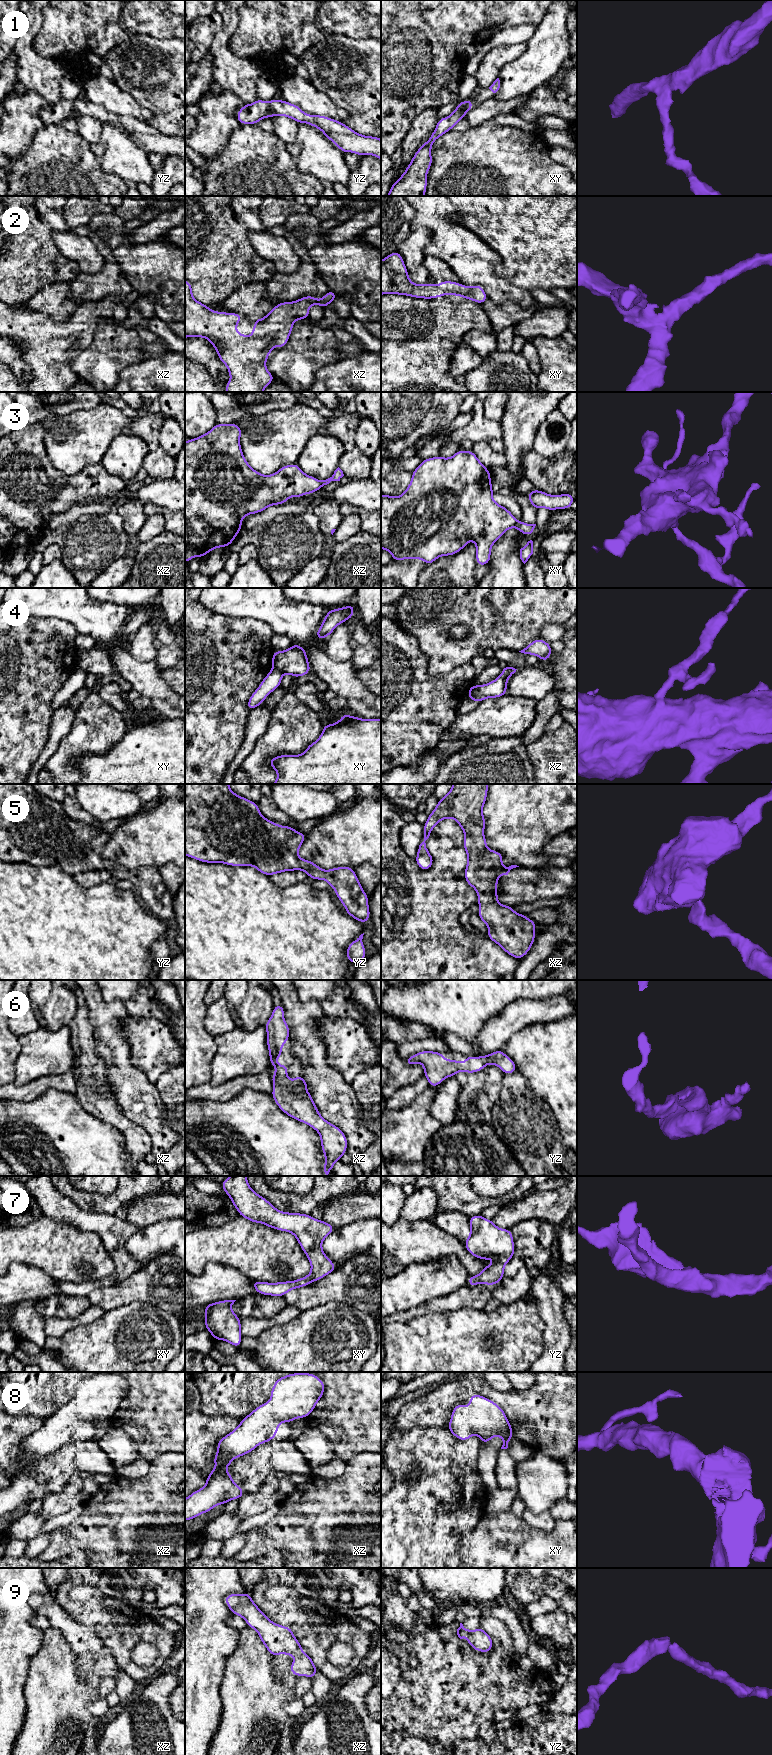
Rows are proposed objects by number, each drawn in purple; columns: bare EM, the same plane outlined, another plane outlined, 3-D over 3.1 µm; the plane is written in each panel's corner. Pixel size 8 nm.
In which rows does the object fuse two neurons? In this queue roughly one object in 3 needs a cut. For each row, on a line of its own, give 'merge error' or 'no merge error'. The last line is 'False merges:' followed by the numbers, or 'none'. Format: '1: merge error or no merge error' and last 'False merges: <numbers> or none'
1: no merge error
2: no merge error
3: merge error
4: merge error
5: no merge error
6: no merge error
7: no merge error
8: no merge error
9: no merge error
False merges: 3, 4

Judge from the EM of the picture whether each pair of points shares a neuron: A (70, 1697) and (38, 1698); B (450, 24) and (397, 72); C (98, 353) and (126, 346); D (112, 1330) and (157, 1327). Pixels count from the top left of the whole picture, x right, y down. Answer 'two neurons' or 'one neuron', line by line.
A: one neuron
B: one neuron
C: one neuron
D: one neuron

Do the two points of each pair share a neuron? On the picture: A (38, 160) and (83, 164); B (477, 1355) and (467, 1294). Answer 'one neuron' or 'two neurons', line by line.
A: one neuron
B: two neurons

